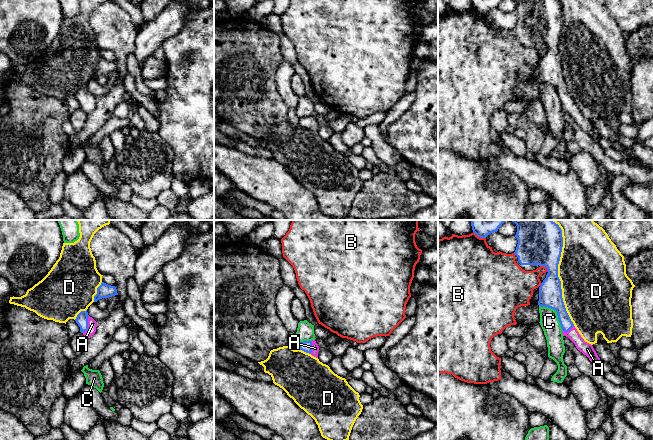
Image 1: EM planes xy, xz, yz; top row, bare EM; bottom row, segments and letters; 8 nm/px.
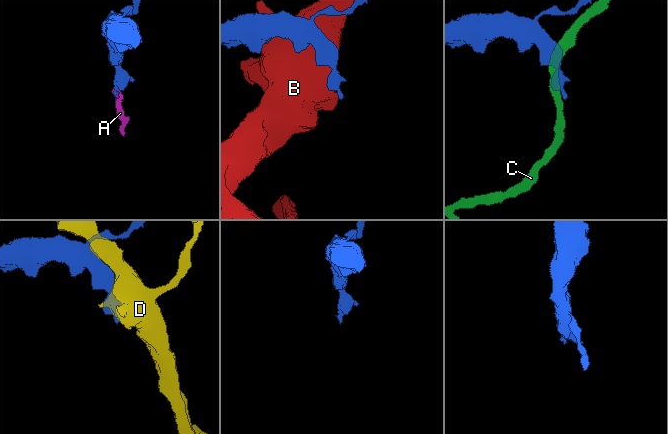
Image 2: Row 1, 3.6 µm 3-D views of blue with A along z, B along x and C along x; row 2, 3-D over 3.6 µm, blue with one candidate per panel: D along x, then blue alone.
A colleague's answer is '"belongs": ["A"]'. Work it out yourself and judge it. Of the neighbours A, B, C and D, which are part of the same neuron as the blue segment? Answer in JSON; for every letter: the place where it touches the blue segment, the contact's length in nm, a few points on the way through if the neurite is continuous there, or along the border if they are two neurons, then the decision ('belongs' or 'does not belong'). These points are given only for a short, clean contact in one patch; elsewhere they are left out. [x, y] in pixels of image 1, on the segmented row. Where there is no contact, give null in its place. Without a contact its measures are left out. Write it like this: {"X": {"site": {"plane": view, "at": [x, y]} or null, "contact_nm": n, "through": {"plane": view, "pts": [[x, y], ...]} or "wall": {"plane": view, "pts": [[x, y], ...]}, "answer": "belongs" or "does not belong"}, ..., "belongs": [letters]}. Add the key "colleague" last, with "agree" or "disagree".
{"A": {"site": {"plane": "xy", "at": [87, 325]}, "contact_nm": 150, "through": {"plane": "xy", "pts": [[82, 318], [87, 325], [92, 324]]}, "answer": "belongs"}, "B": {"site": {"plane": "yz", "at": [545, 266]}, "contact_nm": 90, "answer": "does not belong"}, "C": {"site": {"plane": "yz", "at": [556, 311]}, "contact_nm": 280, "answer": "does not belong"}, "D": {"site": {"plane": "yz", "at": [557, 272]}, "contact_nm": 850, "answer": "does not belong"}, "belongs": ["A"], "colleague": "agree"}

